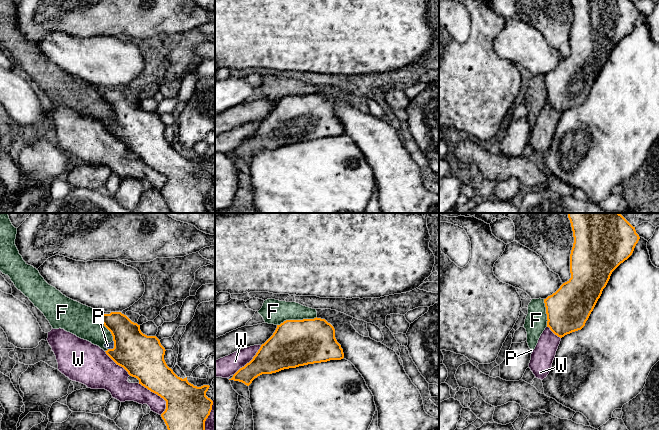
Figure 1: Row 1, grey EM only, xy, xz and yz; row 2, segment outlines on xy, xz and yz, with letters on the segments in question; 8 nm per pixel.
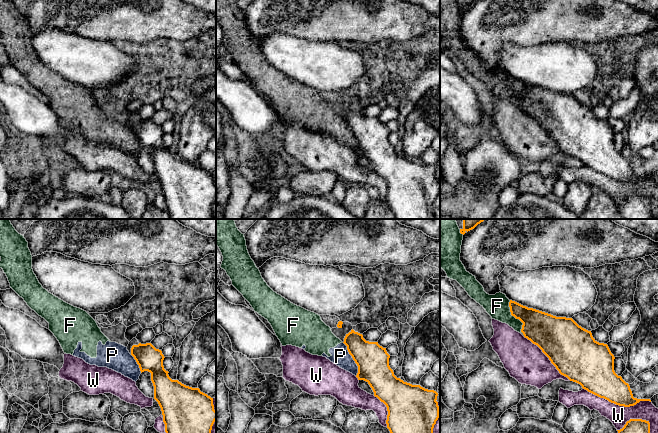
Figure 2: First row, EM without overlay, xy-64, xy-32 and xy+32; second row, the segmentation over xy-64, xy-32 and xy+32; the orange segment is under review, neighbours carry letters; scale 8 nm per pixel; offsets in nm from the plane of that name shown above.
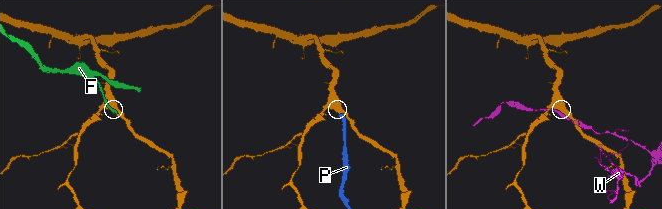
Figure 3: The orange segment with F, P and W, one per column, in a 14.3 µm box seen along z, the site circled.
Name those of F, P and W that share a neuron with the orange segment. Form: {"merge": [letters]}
{"merge": []}

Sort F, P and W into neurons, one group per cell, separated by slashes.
F P / W

